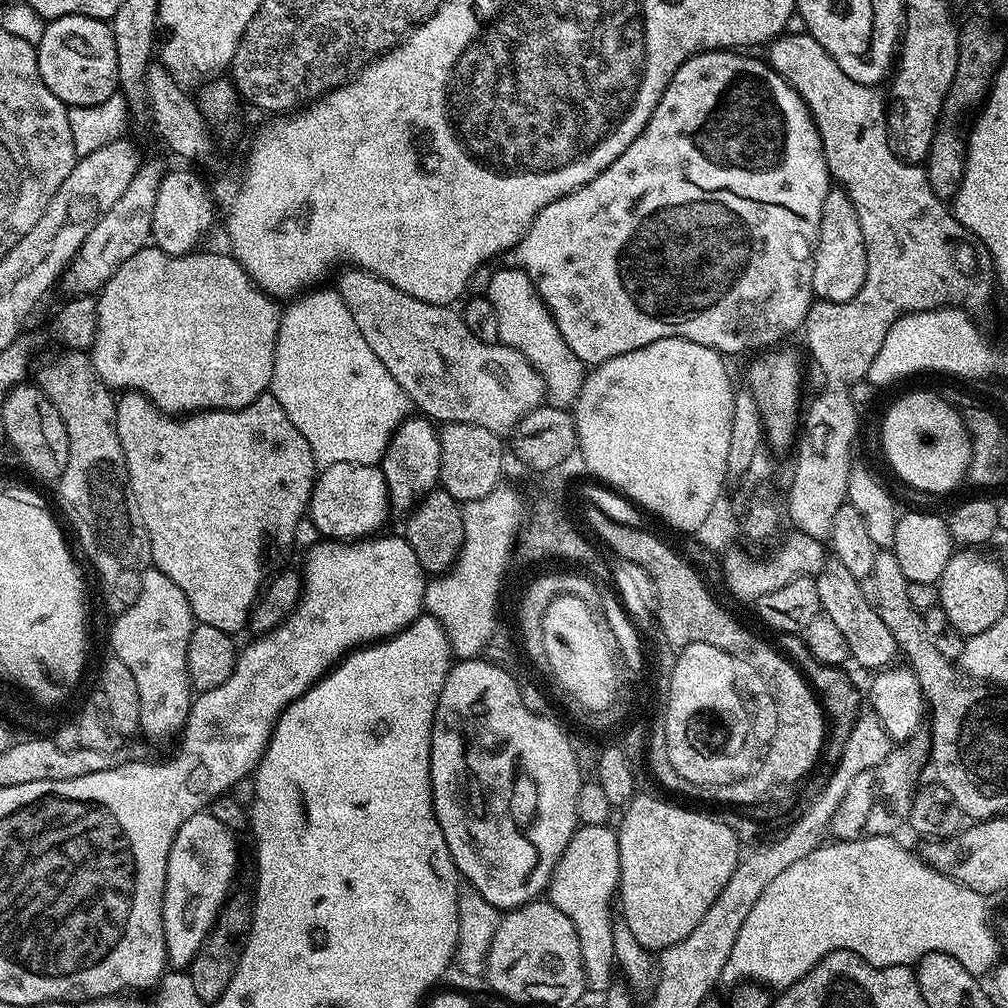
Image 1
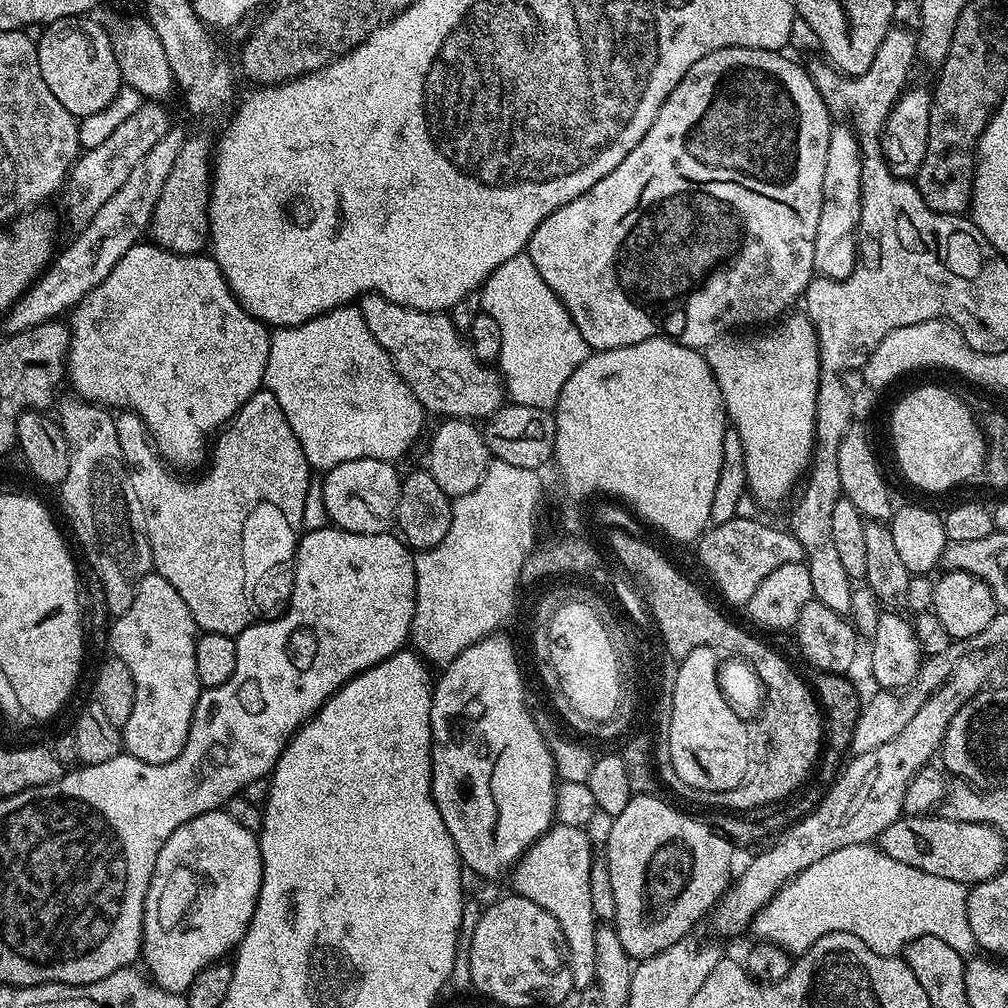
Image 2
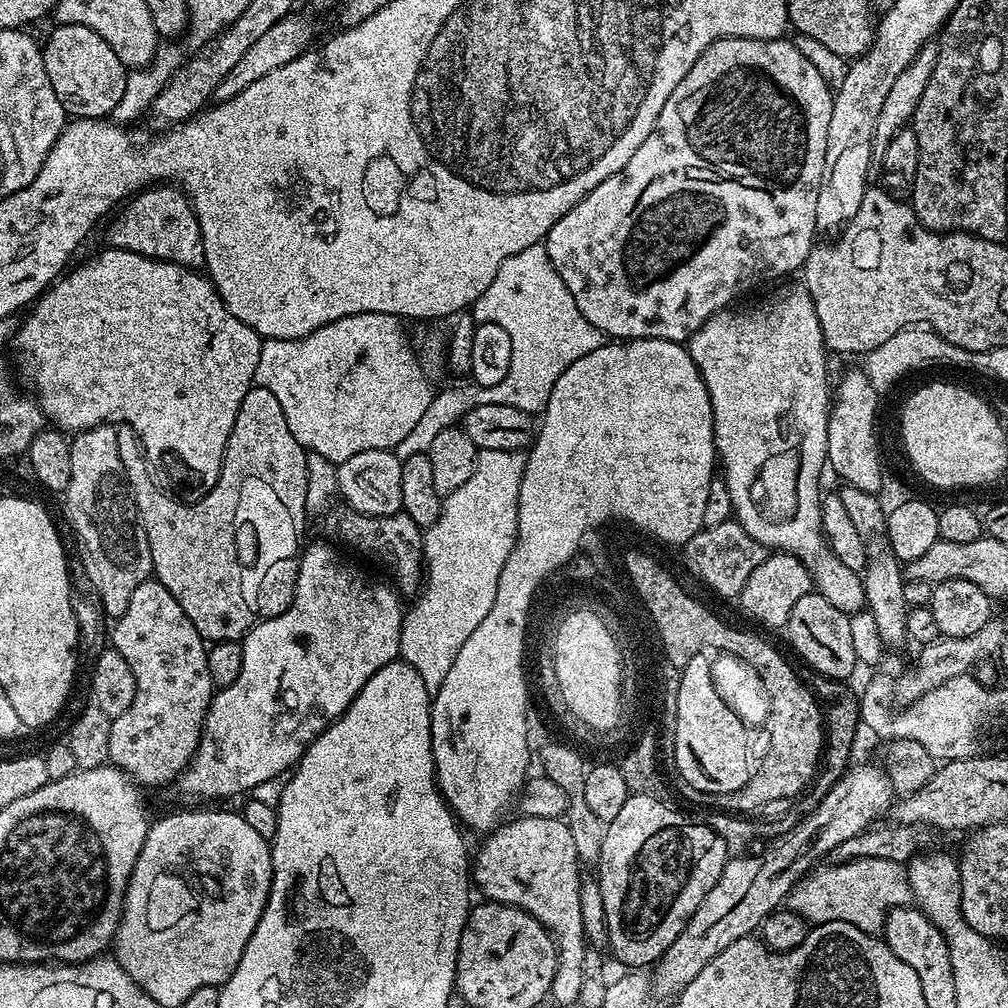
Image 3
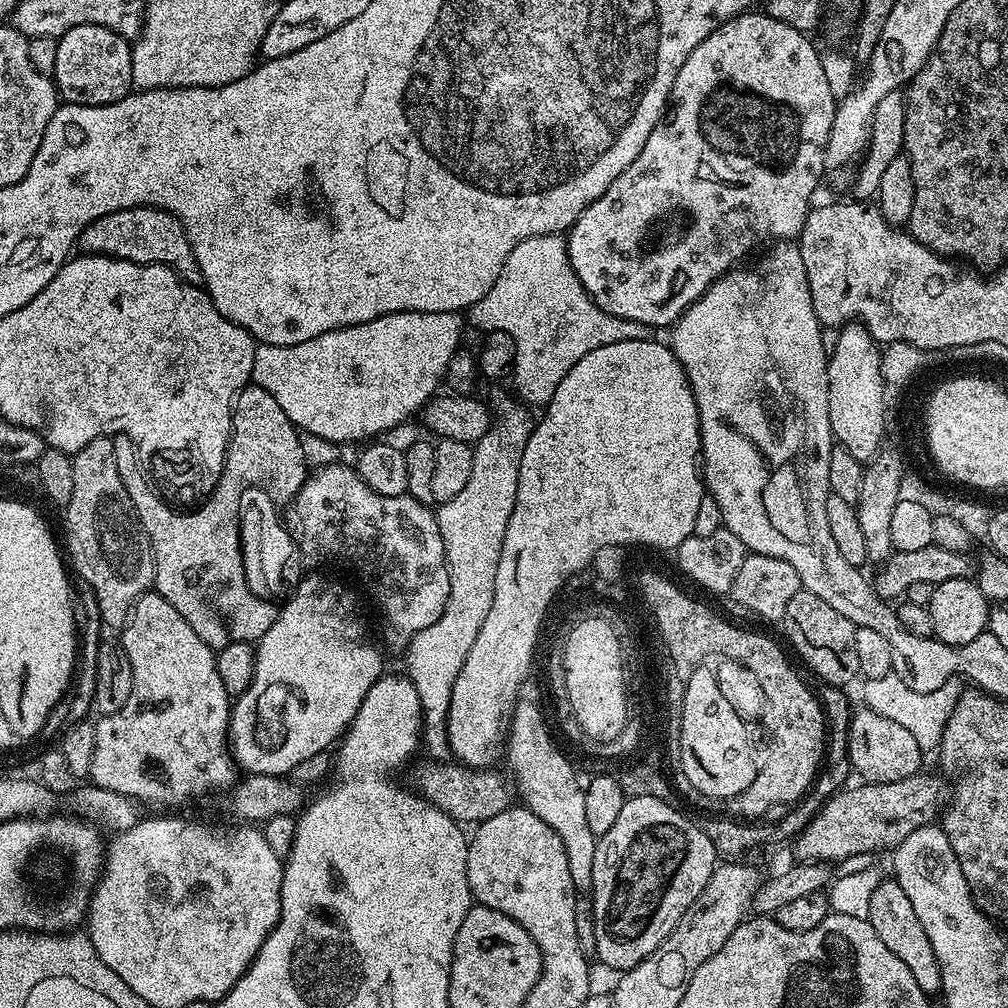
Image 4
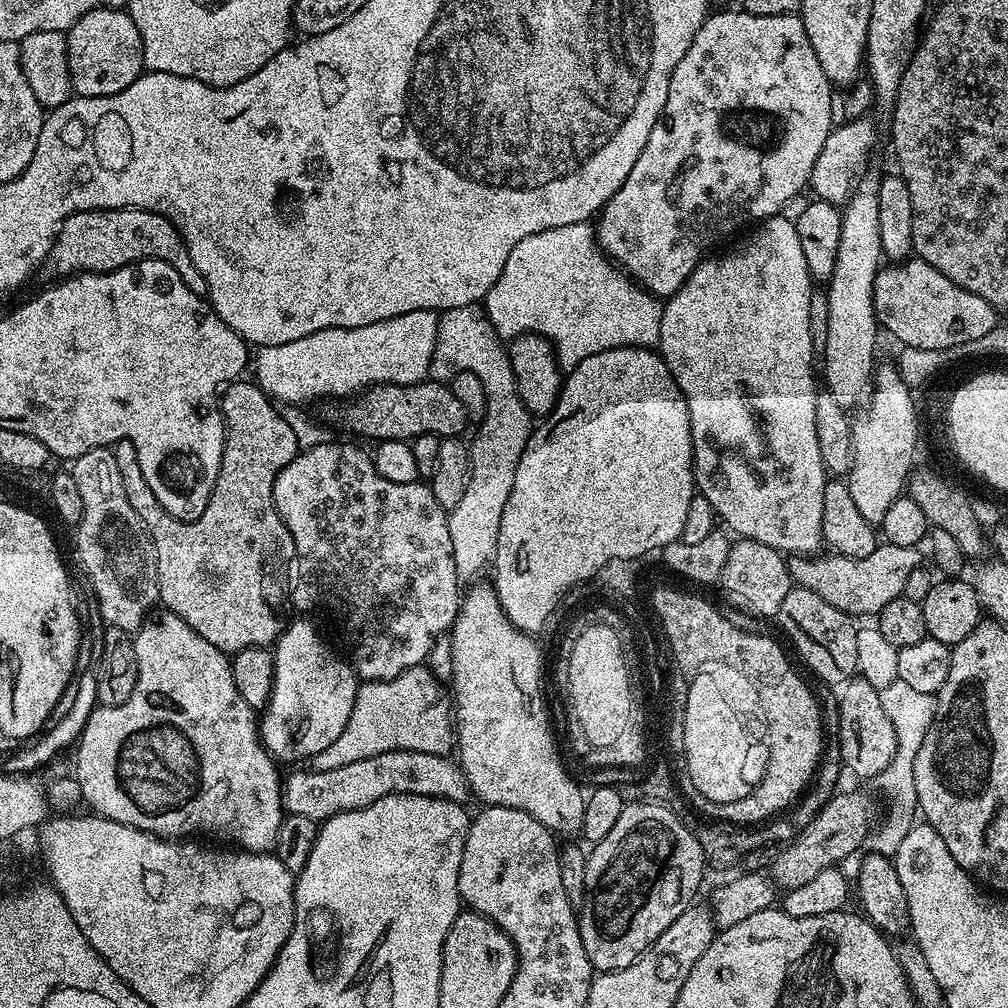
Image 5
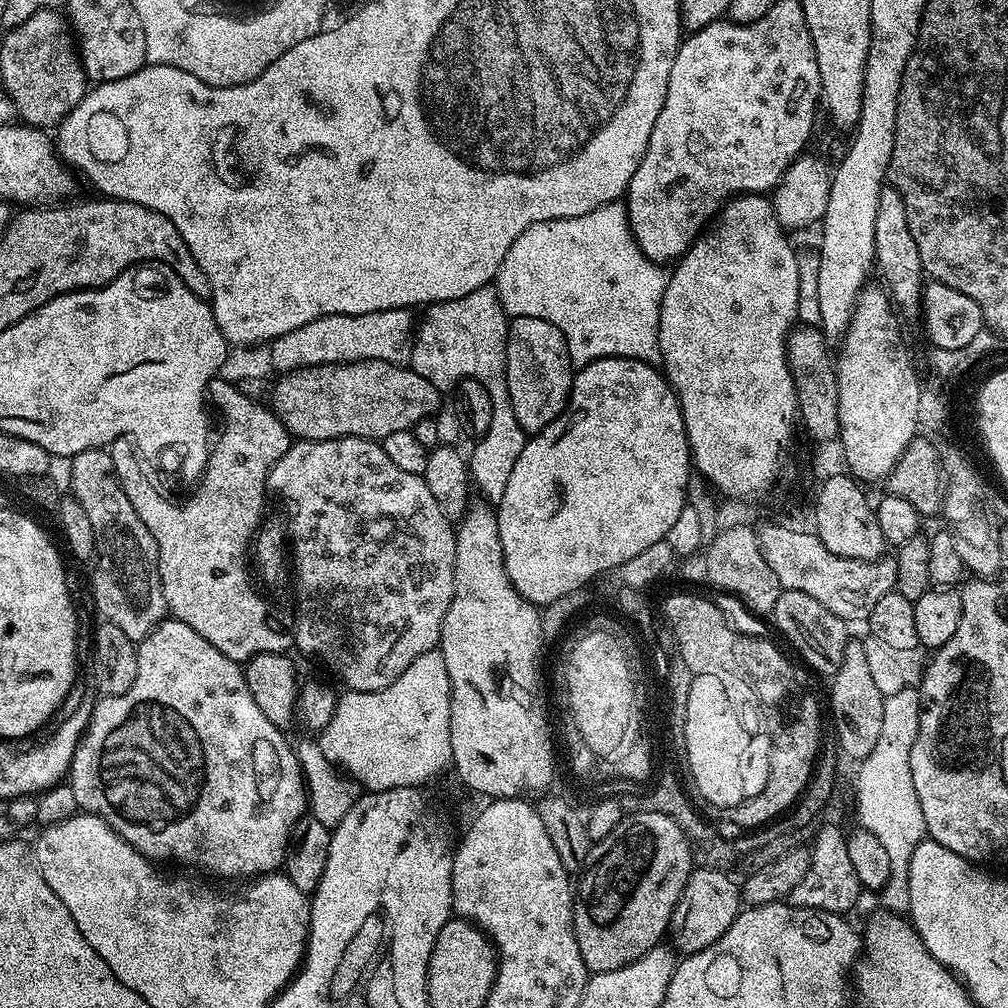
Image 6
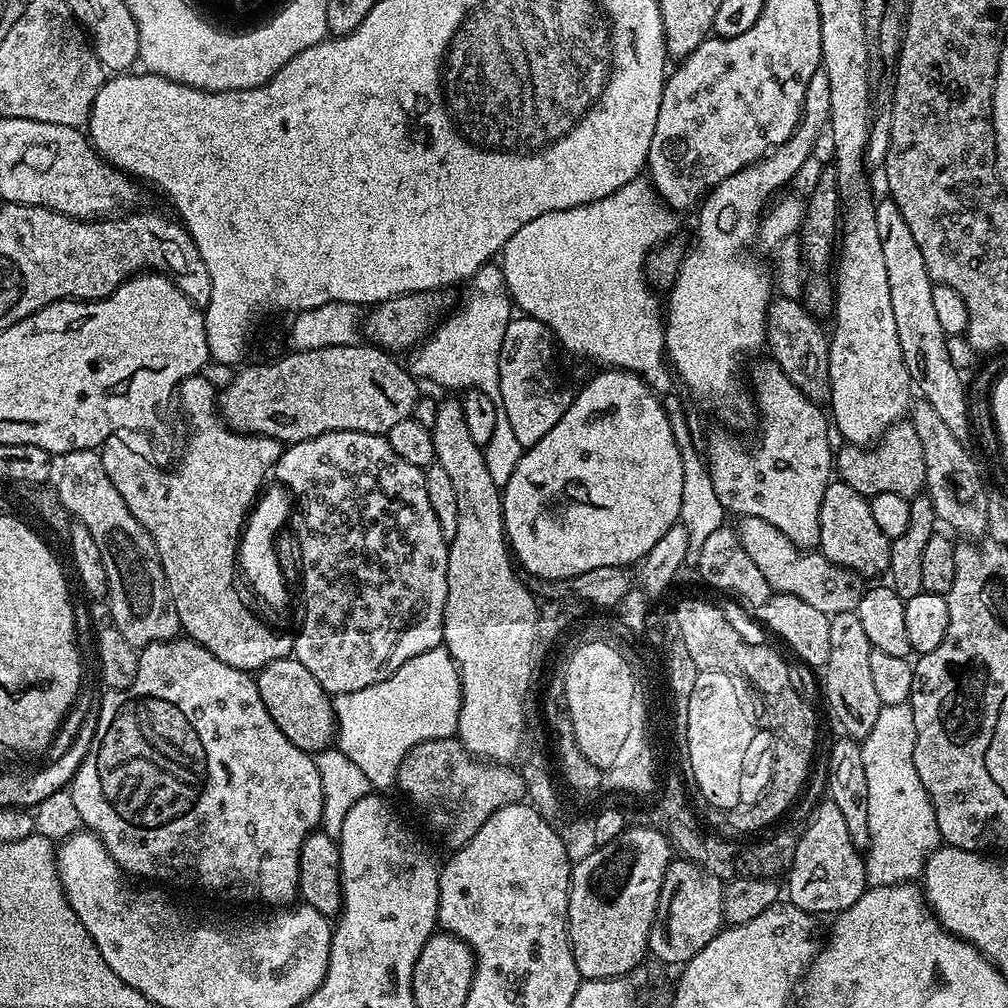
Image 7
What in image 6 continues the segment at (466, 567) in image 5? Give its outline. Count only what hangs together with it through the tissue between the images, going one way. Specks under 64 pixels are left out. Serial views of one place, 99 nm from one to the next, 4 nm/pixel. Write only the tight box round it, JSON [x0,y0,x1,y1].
[410,286,526,502]

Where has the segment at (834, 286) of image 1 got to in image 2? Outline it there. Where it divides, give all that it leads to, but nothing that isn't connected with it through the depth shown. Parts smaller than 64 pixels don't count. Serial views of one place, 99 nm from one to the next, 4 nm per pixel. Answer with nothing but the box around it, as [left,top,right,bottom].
[814,123,861,280]

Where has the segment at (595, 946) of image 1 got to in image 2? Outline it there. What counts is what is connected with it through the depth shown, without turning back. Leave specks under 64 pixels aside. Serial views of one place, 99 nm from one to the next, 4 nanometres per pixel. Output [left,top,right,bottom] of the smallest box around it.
[510,822,598,990]

